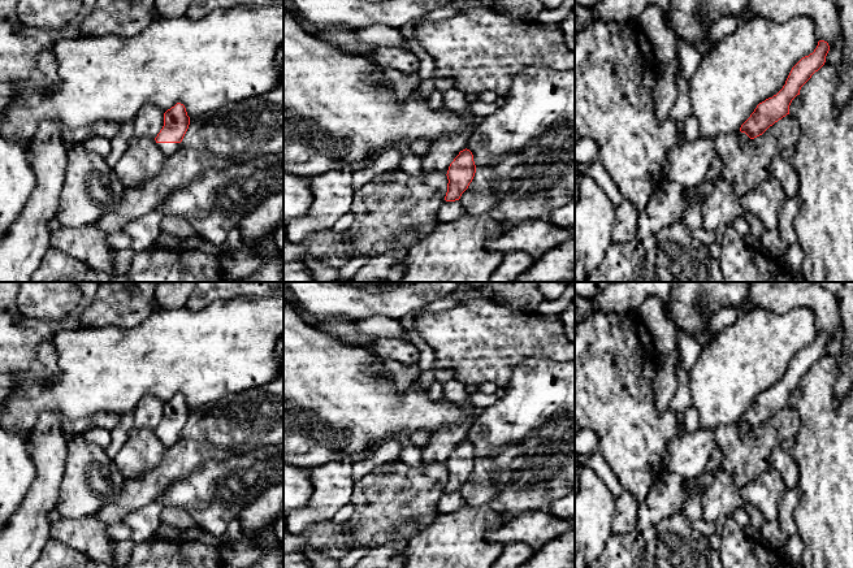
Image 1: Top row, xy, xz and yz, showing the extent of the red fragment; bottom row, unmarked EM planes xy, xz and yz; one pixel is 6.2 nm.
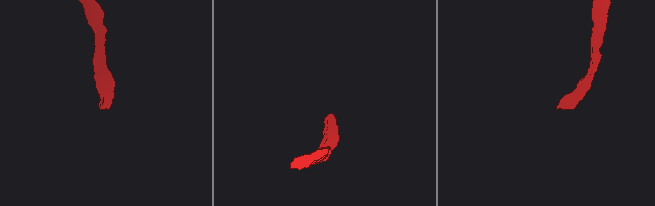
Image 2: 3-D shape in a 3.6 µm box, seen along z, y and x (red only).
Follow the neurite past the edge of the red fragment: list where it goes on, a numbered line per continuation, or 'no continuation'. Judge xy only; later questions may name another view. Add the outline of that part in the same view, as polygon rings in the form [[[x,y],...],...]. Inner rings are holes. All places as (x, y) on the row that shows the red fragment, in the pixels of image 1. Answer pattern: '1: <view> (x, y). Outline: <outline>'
1: xy (167, 148). Outline: [[[157,143],[157,147],[165,157],[173,156],[178,151],[179,146],[181,143]]]

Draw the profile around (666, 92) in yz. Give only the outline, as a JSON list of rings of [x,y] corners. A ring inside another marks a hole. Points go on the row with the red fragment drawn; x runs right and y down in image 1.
[[[679,61],[663,65],[662,75],[655,84],[655,114],[661,121],[670,118],[670,110],[677,99],[676,74],[679,70]]]

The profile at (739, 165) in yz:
[[[787,114],[772,126],[770,126],[758,138],[750,139],[745,133],[740,130],[736,133],[728,133],[715,136],[715,152],[722,160],[719,169],[719,178],[729,181],[735,188],[735,192],[740,196],[749,194],[762,182],[772,178],[770,165],[776,153],[788,147],[794,147],[801,136],[801,129],[797,118]]]

